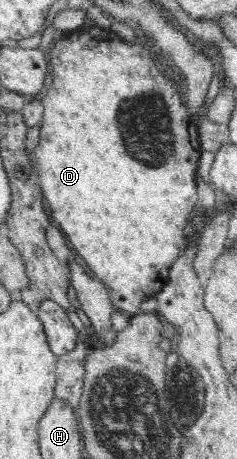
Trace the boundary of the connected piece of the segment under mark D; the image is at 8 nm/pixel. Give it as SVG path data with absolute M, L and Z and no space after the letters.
M93 27L64 34L64 37L48 50L51 86L40 100L43 105L43 118L39 123L39 144L30 156L31 164L37 173L40 190L51 210L49 212L51 218L59 224L59 229L63 230L69 242L73 244L75 254L79 254L85 260L94 278L106 286L115 308L130 317L141 313L141 302L155 296L168 282L168 272L179 257L181 244L185 244L187 219L191 217L191 212L198 205L196 176L199 157L203 151L200 147L198 124L185 111L177 88L169 83L163 73L159 73L155 65L155 54L139 41L127 44L110 29Z

